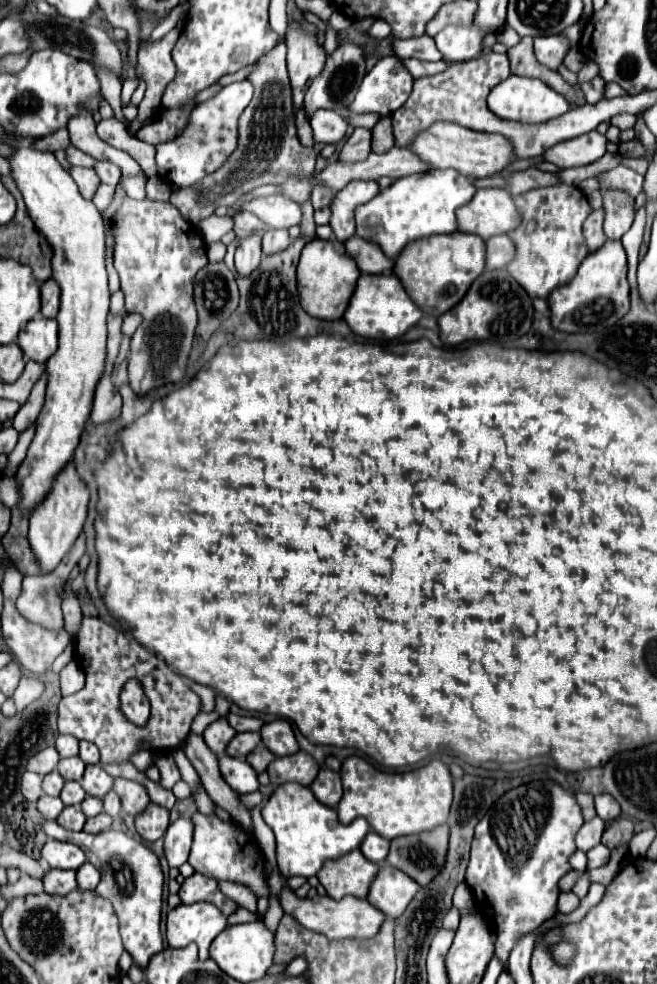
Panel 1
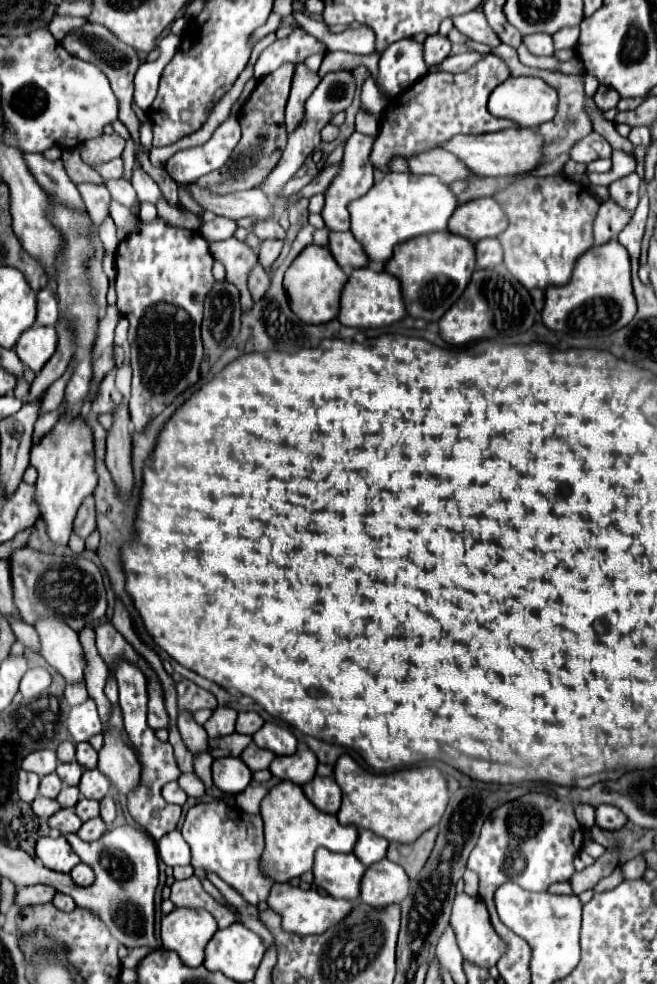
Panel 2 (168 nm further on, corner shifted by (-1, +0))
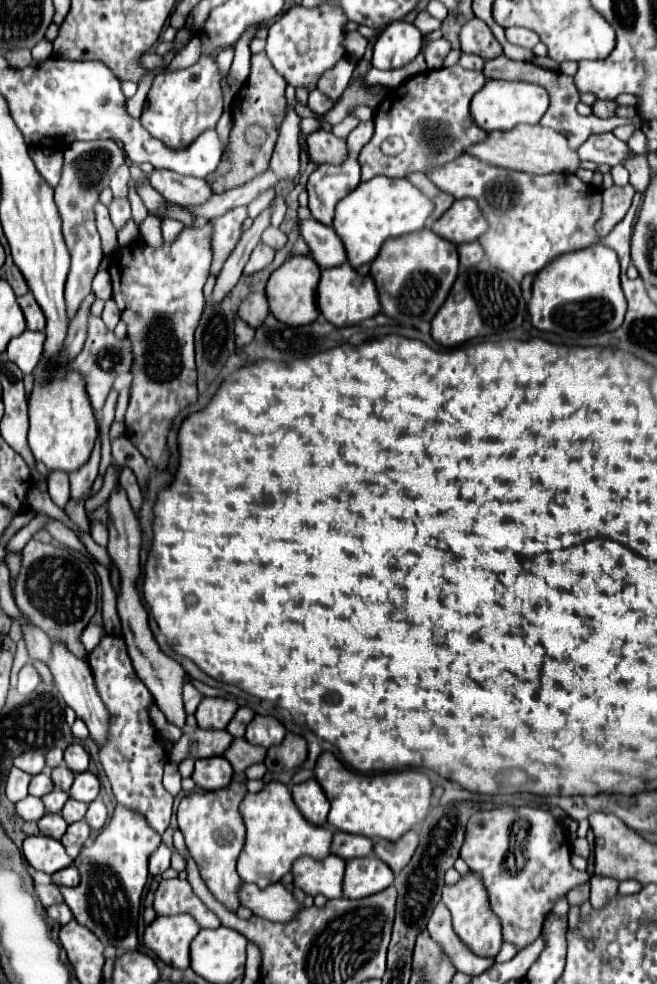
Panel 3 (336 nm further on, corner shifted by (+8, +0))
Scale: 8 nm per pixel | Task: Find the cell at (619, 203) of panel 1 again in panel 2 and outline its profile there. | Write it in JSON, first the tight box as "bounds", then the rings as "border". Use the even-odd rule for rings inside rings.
{"bounds":[610,172,640,212],"border":[[[632,172],[610,184],[610,198],[622,208],[634,212],[638,204],[638,186],[640,186],[640,176]]]}

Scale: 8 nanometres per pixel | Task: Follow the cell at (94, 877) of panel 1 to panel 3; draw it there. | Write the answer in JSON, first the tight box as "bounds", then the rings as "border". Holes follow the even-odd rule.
{"bounds":[51,864,79,886],"border":[[[71,864],[71,866],[67,866],[67,868],[59,870],[59,872],[55,872],[51,878],[53,878],[55,884],[63,884],[63,886],[77,886],[77,884],[79,884],[79,870],[77,870],[75,864]]]}

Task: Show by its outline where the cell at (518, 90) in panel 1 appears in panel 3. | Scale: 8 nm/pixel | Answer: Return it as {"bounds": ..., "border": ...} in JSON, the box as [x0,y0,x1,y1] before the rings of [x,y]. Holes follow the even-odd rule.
{"bounds":[471,80,549,132],"border":[[[489,80],[471,100],[471,114],[477,126],[485,132],[491,130],[511,130],[517,124],[539,124],[541,116],[547,112],[549,96],[547,90],[531,82],[507,82]]]}

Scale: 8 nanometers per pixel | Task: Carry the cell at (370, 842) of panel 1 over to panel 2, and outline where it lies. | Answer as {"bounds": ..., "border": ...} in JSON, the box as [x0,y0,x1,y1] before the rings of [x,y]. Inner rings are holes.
{"bounds":[354,830,388,866],"border":[[[360,830],[358,832],[358,842],[354,846],[356,858],[364,864],[370,866],[374,862],[380,862],[386,856],[388,850],[388,840],[372,834],[370,830]]]}

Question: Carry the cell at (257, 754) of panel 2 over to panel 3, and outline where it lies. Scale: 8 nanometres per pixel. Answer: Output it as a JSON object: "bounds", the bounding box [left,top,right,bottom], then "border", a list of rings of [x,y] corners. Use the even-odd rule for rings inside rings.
{"bounds":[223,738,267,774],"border":[[[239,738],[239,740],[233,740],[233,744],[229,746],[229,750],[223,756],[231,762],[235,774],[241,774],[249,766],[263,762],[265,754],[267,750],[263,746],[251,746],[245,738]]]}

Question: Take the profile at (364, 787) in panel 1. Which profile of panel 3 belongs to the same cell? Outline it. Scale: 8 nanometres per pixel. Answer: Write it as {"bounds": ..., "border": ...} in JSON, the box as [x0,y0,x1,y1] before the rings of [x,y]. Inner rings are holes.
{"bounds":[315,752,433,842],"border":[[[323,752],[319,756],[315,778],[331,802],[327,824],[339,832],[363,834],[373,842],[383,838],[399,840],[405,832],[423,822],[433,794],[433,784],[423,772],[403,770],[385,774],[359,774],[345,768],[331,752]]]}

